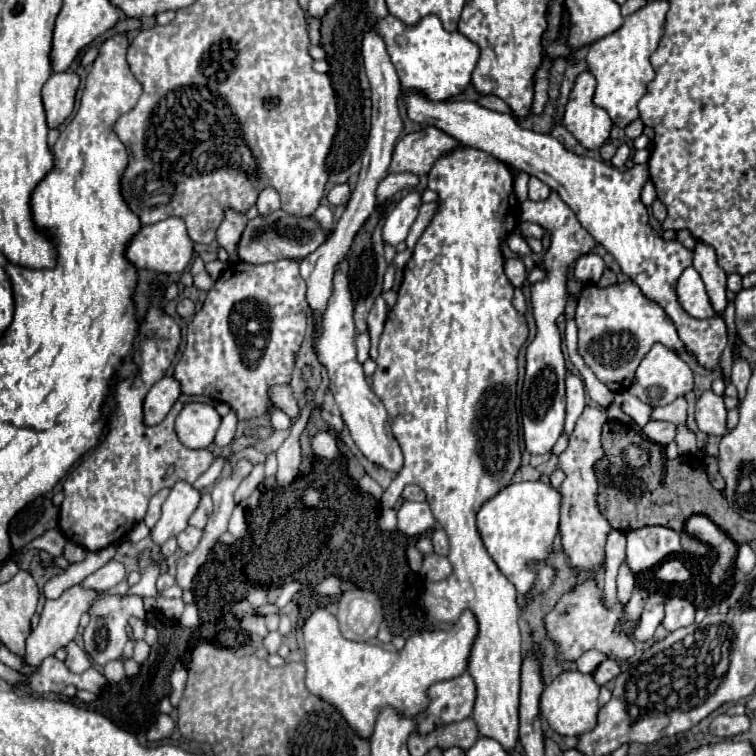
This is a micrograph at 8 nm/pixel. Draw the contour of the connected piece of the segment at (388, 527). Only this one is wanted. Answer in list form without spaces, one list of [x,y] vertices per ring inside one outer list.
[[[384,509],[379,517],[380,529],[386,531],[394,531],[397,527],[397,515],[393,509]]]

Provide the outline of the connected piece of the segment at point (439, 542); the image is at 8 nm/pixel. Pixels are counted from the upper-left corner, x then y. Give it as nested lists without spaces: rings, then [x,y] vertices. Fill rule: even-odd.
[[[436,528],[432,530],[432,546],[434,546],[434,552],[448,552],[448,536],[444,534],[442,528]]]

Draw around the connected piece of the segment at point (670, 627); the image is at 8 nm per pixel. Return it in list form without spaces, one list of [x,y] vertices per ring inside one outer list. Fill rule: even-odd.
[[[670,598],[666,602],[666,616],[662,620],[662,626],[668,632],[674,632],[674,630],[684,628],[684,626],[690,626],[694,622],[694,612],[696,612],[696,608],[688,600]]]

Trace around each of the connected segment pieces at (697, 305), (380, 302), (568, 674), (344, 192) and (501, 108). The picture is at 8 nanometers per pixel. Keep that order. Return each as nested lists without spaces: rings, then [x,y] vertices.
[[[692,266],[682,272],[682,276],[678,280],[678,286],[676,286],[676,292],[678,292],[678,300],[680,300],[682,308],[690,316],[694,316],[694,318],[718,316],[710,298],[708,298],[708,292],[704,288],[704,282],[702,282],[700,274]]]
[[[380,296],[368,316],[368,330],[370,330],[370,358],[378,356],[378,338],[386,320],[386,300]]]
[[[564,670],[558,674],[542,692],[540,714],[548,724],[562,736],[580,736],[596,726],[598,714],[598,692],[600,686],[594,682],[592,674],[582,674],[578,670]]]
[[[336,184],[330,192],[328,192],[328,202],[338,206],[338,204],[346,204],[350,198],[350,188],[348,184]]]
[[[482,96],[482,98],[478,98],[478,102],[480,102],[484,108],[494,110],[494,112],[504,112],[504,114],[510,112],[508,104],[506,104],[502,98],[498,98],[498,96]]]

